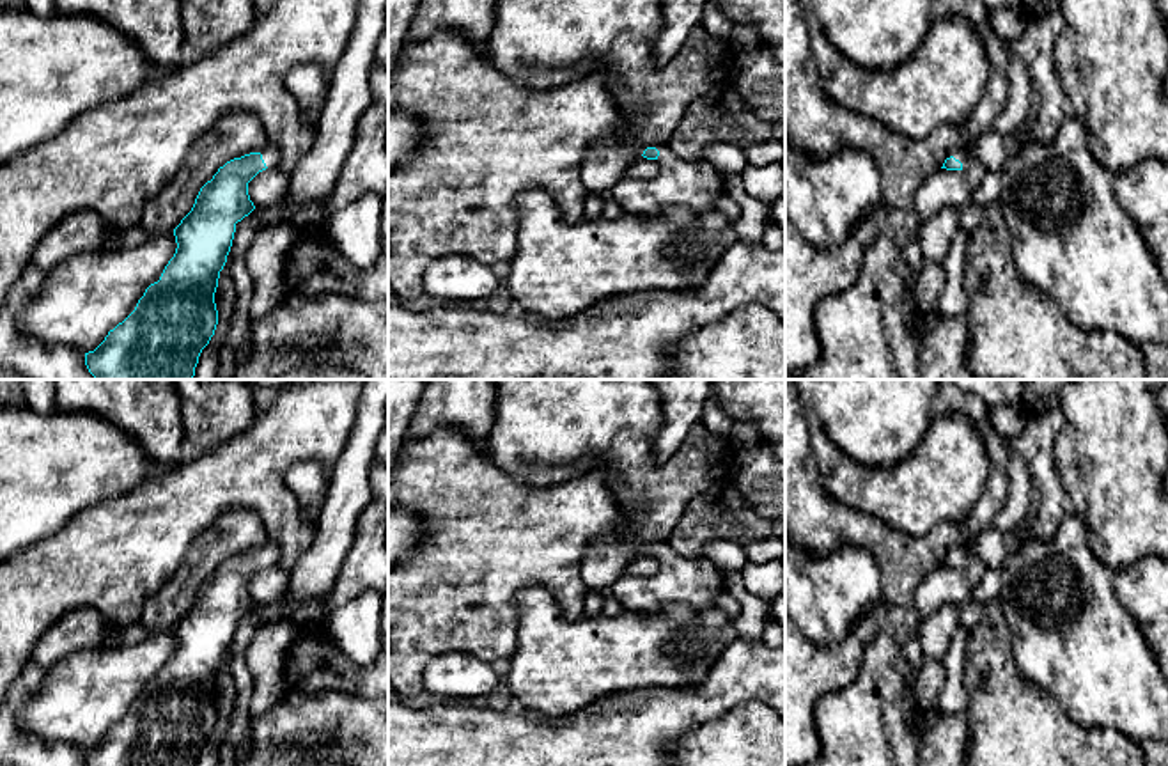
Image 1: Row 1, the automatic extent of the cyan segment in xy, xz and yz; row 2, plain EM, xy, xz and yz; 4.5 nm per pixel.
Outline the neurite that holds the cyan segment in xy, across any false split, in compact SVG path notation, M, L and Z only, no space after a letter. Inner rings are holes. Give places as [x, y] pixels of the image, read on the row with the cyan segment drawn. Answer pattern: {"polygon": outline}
{"polygon": "M269 142L261 152L227 161L200 188L191 211L174 229L177 248L160 280L145 289L135 310L94 351L85 353L85 365L96 379L193 379L199 356L218 324L214 293L236 223L255 209L248 183L268 167L280 170L278 149Z"}

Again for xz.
{"polygon": "M647 147L642 154L659 161L654 179L622 179L613 190L613 200L627 215L659 215L665 206L681 206L695 213L716 209L725 192L721 174L707 161L688 161L663 149Z"}

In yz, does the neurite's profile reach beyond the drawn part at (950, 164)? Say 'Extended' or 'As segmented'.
Extended

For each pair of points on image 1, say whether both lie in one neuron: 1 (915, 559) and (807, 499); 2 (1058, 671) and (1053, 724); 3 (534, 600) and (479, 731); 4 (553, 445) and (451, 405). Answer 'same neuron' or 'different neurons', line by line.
1: same neuron
2: different neurons
3: different neurons
4: different neurons

